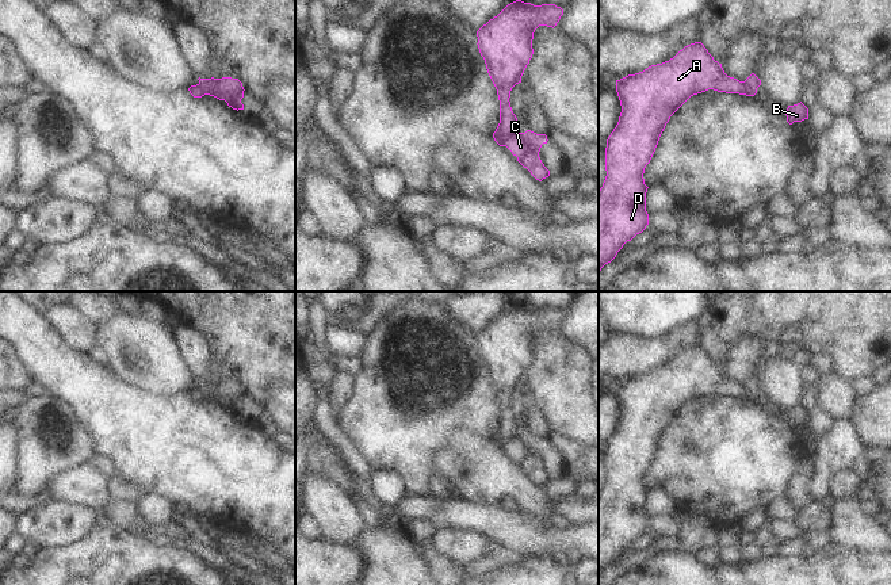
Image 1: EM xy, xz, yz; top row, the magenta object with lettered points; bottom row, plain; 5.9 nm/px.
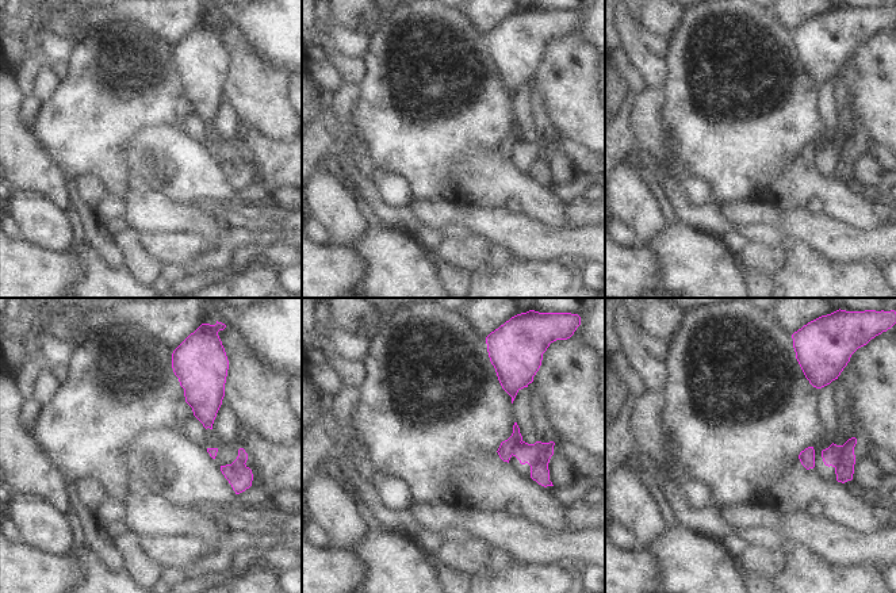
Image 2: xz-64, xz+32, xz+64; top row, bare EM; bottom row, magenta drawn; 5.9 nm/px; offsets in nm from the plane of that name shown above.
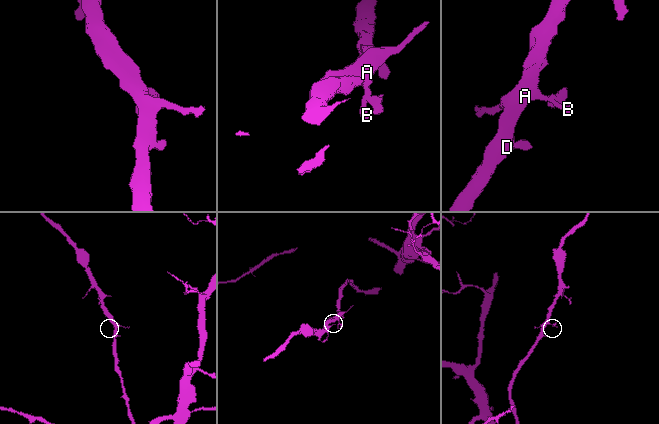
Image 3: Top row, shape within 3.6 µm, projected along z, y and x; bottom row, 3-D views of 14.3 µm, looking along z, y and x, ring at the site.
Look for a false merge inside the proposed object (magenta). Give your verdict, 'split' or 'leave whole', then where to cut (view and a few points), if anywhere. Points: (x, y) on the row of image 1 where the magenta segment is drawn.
split | xz (516, 132), (507, 136), (501, 145)

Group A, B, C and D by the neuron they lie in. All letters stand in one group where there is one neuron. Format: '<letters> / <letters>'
A B D / C

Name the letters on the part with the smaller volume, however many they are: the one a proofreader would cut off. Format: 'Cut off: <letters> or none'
Cut off: C

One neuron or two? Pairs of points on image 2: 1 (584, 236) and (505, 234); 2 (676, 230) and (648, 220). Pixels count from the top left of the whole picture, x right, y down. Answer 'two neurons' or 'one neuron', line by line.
1: one neuron
2: two neurons

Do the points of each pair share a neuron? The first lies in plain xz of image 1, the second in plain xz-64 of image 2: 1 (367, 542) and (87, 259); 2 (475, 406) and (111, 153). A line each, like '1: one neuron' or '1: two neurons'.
1: one neuron
2: one neuron

